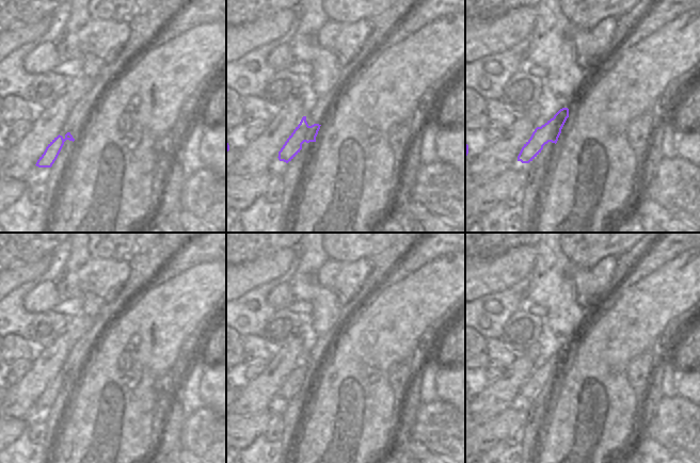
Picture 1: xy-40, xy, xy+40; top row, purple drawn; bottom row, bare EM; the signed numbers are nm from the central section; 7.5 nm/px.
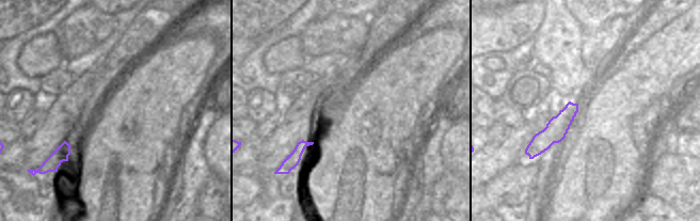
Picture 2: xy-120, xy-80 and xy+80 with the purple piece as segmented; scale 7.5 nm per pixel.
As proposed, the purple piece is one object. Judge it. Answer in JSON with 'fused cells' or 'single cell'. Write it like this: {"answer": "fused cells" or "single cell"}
{"answer": "fused cells"}

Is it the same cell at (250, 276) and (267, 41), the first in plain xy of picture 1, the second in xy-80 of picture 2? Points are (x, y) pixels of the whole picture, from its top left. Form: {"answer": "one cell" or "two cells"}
{"answer": "two cells"}

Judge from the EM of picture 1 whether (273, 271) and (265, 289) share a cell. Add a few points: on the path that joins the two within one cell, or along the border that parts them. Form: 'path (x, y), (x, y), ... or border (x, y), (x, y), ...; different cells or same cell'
border (288, 268), (281, 275), (244, 292); different cells

